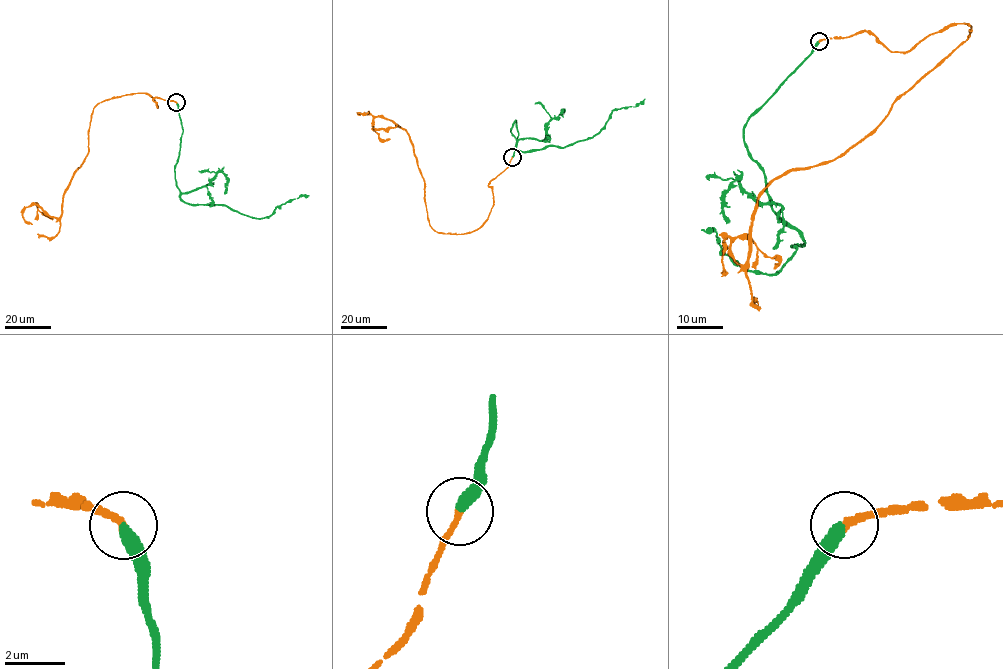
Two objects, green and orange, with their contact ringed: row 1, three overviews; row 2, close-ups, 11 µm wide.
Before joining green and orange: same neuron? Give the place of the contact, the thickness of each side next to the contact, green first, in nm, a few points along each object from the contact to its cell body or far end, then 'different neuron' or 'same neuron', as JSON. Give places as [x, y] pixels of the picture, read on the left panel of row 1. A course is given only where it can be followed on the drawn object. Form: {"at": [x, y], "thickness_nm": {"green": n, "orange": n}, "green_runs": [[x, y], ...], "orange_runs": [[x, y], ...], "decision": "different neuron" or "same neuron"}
{"at": [176, 102], "thickness_nm": {"green": 420, "orange": 240}, "green_runs": [[176, 102], [182, 134], [175, 178], [179, 197], [186, 203], [223, 204], [258, 218], [309, 195]], "orange_runs": [[176, 102], [154, 98], [157, 107], [137, 93], [99, 102], [62, 214], [48, 216], [37, 204], [54, 217]], "decision": "same neuron"}

